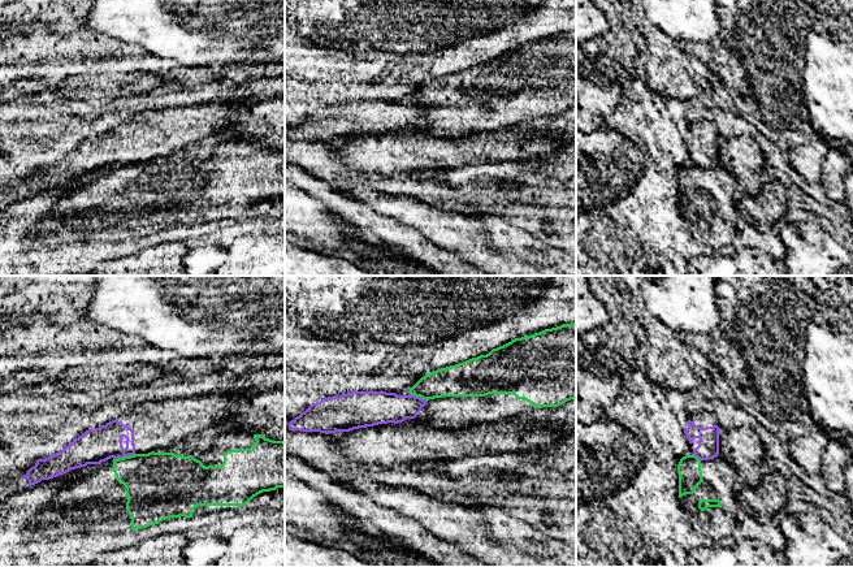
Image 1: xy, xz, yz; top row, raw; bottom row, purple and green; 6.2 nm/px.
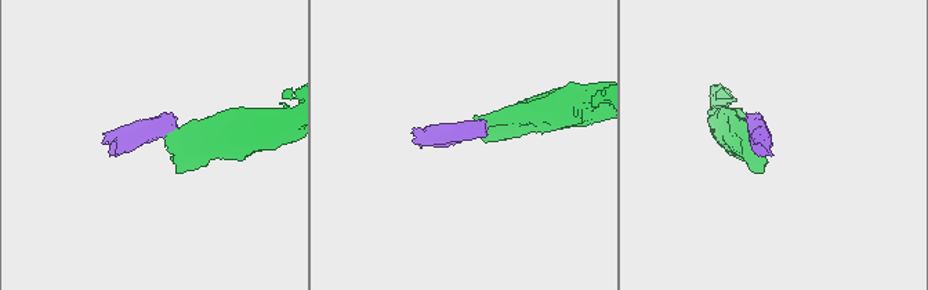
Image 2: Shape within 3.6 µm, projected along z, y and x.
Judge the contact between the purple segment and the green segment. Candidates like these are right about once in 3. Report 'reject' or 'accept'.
reject

